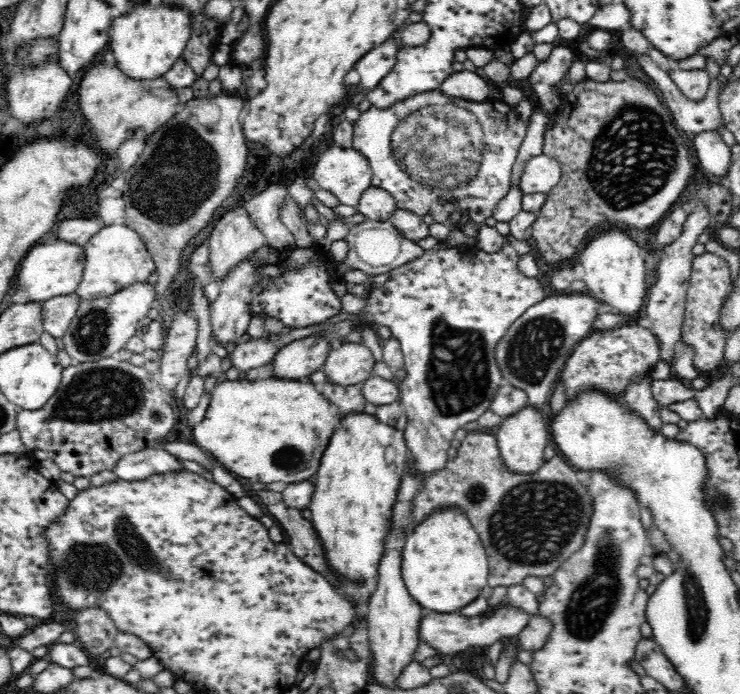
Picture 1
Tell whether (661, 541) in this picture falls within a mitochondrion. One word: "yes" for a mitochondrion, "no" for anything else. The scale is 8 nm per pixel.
no

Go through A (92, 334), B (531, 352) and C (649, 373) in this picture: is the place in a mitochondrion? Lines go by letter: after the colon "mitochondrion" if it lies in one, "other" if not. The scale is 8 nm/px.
A: mitochondrion
B: mitochondrion
C: other

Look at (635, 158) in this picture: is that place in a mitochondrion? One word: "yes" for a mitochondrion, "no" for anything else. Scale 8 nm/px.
yes

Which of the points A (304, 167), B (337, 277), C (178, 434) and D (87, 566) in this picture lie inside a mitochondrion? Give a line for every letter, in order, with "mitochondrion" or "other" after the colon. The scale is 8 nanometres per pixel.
A: other
B: other
C: other
D: mitochondrion

